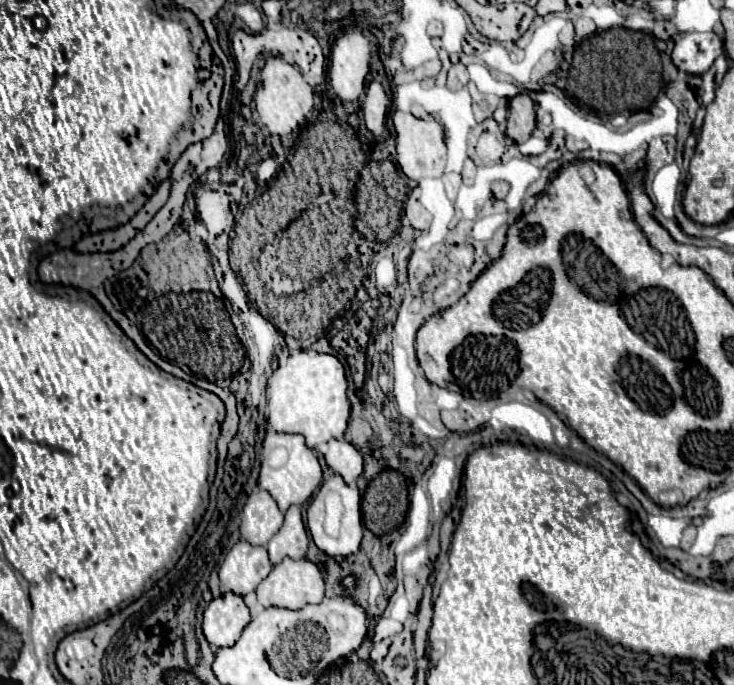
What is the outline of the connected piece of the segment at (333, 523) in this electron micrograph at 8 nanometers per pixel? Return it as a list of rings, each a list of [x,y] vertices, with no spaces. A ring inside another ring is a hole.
[[[340,475],[330,477],[324,481],[320,491],[312,497],[308,515],[306,515],[308,531],[312,535],[312,541],[320,551],[324,551],[330,557],[344,557],[358,551],[362,541],[362,517],[360,517],[360,493],[356,487],[344,485]]]

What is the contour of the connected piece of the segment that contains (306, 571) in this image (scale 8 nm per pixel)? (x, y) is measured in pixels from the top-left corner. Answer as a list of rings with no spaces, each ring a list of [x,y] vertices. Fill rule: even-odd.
[[[284,559],[280,565],[272,567],[272,573],[258,585],[256,589],[258,601],[264,607],[282,607],[282,609],[292,609],[298,611],[306,605],[318,605],[324,599],[324,579],[320,569],[310,563],[308,559],[300,559],[300,561],[292,561],[292,559]]]

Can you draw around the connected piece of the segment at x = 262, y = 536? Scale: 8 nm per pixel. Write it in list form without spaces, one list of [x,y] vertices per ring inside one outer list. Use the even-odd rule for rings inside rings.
[[[252,493],[244,505],[240,533],[250,545],[266,545],[272,535],[280,531],[284,515],[280,513],[276,501],[266,493]]]

